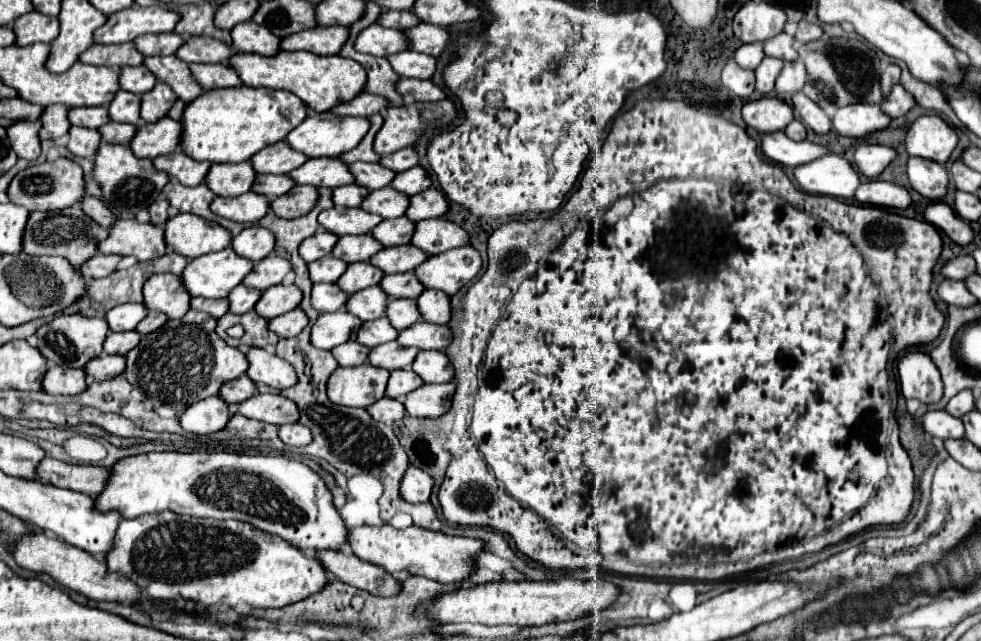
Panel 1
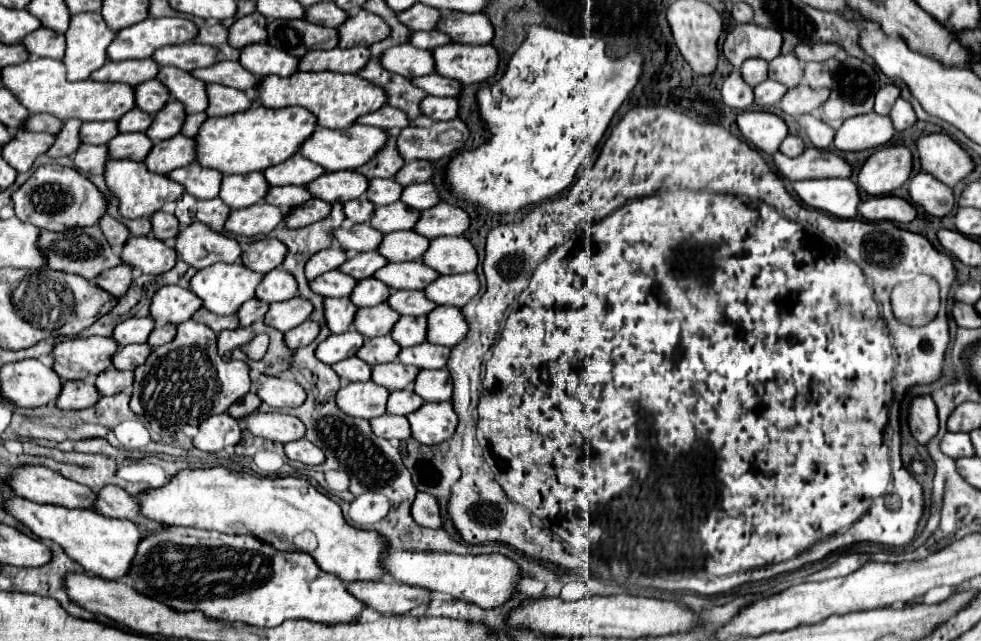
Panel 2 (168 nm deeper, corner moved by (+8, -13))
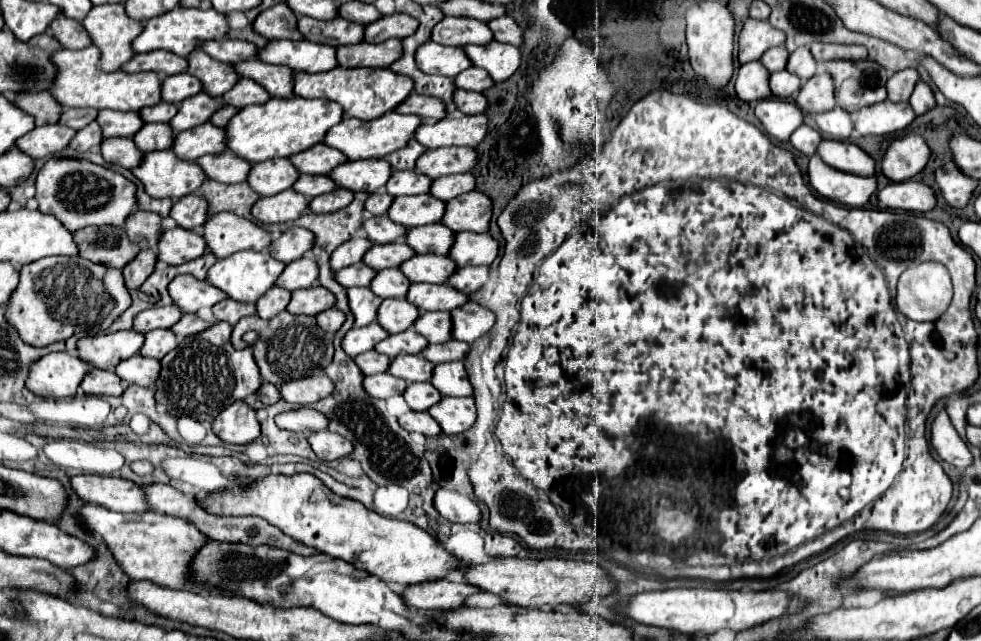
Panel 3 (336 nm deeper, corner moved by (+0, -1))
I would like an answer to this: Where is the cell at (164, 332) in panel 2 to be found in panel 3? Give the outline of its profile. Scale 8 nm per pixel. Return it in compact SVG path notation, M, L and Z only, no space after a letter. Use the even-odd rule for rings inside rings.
M183 314L183 318L171 326L171 332L177 336L177 340L185 338L185 336L191 336L195 332L201 332L203 328L209 328L211 324L201 320L197 314Z

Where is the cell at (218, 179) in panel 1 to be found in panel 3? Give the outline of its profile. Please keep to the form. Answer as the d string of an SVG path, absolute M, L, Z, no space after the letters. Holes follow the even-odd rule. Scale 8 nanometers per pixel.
M275 158L265 160L251 166L251 172L247 176L247 184L259 194L259 196L275 196L297 180L299 172L287 158Z

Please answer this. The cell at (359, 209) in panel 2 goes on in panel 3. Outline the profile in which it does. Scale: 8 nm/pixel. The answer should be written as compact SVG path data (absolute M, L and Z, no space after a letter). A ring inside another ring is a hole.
M377 190L365 200L365 210L369 210L373 216L383 216L383 214L387 214L391 202L393 202L393 198L385 190Z

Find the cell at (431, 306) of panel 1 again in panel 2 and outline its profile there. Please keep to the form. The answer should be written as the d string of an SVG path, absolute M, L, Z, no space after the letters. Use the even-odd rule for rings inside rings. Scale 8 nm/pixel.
M455 306L435 308L427 316L427 322L429 322L427 342L441 344L441 346L447 346L447 348L453 348L455 344L459 344L469 332L465 316Z

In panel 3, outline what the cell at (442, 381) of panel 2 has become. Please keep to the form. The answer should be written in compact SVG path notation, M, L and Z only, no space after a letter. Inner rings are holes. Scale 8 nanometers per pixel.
M463 362L437 364L433 370L431 384L441 392L441 396L471 396L473 394Z

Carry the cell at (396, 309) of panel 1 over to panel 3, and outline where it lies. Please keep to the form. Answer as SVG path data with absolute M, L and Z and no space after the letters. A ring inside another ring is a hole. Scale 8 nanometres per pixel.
M421 312L413 324L415 332L427 338L429 344L441 344L451 338L451 314L449 312Z

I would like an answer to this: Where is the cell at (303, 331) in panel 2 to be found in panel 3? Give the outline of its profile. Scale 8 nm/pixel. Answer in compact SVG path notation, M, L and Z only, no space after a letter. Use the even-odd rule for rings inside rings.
M333 306L333 308L327 308L327 310L319 312L319 314L315 316L315 320L317 320L317 326L323 328L325 332L337 332L339 326L343 324L343 320L345 320L345 314L339 312L339 310Z

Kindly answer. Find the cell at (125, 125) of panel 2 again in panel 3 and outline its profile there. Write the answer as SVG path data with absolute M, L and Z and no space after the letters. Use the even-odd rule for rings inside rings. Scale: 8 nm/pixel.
M159 102L155 106L141 108L139 116L143 122L167 122L167 120L171 120L171 116L175 116L175 112L177 112L177 104Z

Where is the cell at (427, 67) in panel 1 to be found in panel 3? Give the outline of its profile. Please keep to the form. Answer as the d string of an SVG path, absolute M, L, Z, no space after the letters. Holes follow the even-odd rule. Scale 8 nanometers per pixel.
M467 68L465 72L459 72L455 78L455 86L461 90L473 90L473 92L483 92L493 84L493 80L483 72L481 68Z

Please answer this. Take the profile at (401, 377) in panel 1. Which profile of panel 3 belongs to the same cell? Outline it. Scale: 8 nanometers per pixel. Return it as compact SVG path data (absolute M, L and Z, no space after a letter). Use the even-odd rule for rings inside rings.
M411 382L411 384L407 384L403 398L411 410L425 412L441 400L441 394L433 388L431 382Z

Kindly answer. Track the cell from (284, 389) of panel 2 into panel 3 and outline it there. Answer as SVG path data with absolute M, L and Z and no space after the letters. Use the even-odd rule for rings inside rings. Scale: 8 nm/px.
M317 374L299 380L289 380L279 386L279 392L281 398L285 398L287 402L307 406L329 396L333 392L333 382L325 374Z

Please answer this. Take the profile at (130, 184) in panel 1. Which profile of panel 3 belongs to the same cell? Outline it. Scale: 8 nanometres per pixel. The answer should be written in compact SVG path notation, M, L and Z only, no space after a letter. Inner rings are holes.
M155 150L143 156L141 164L131 168L151 198L179 200L199 188L205 180L195 162L179 160L171 150Z

